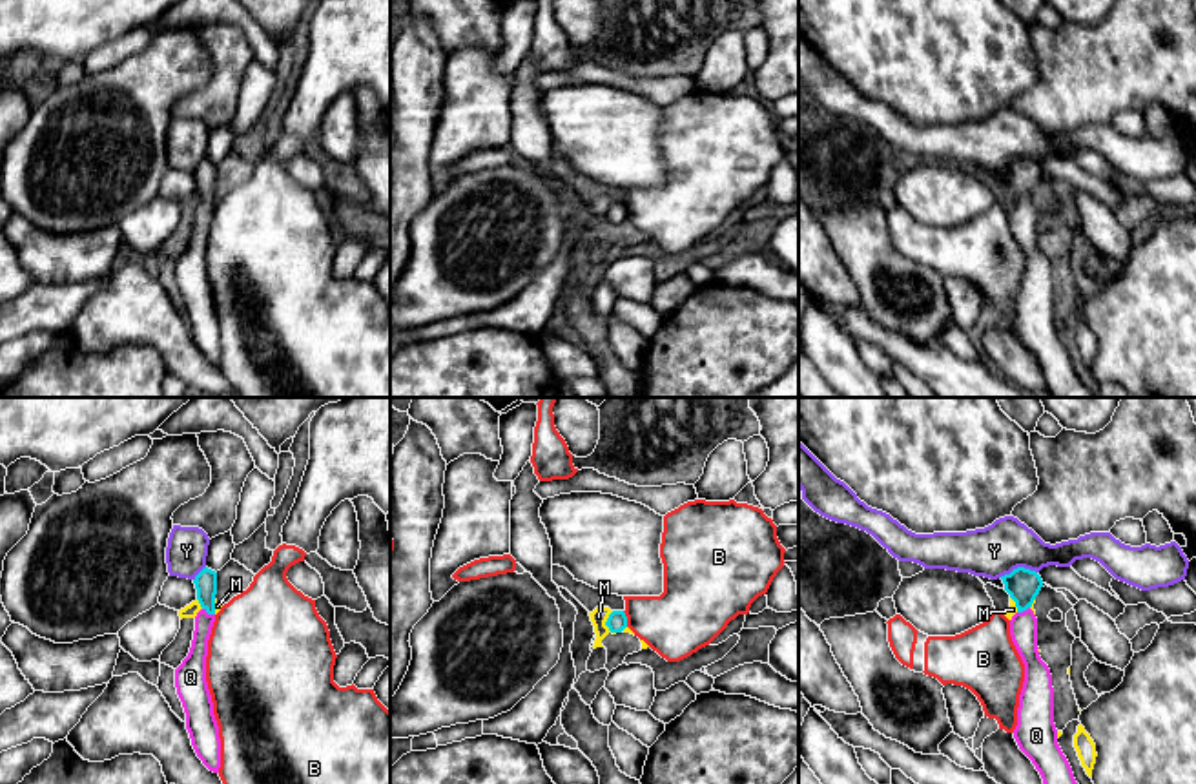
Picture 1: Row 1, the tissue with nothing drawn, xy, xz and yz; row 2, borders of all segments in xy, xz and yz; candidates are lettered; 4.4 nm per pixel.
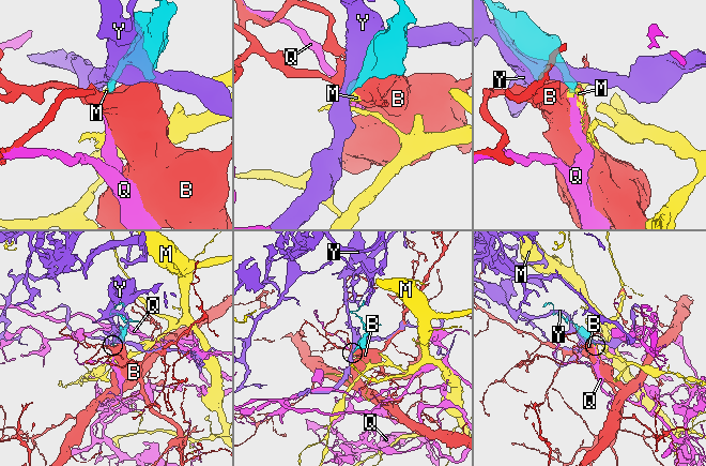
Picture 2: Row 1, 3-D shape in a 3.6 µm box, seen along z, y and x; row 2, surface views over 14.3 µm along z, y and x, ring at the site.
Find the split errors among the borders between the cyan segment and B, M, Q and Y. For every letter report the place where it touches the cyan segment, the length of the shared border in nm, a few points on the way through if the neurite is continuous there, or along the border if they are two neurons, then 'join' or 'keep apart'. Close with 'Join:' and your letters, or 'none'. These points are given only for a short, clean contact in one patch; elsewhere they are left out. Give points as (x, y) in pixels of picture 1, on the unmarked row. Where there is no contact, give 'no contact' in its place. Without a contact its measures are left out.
B: xz (626, 210) | 80 nm | keep apart
M: xz (606, 216) | 110 nm | along xz (613, 203), (606, 217), (615, 225) | keep apart
Q: xy (208, 205) | 70 nm | across xy (205, 174), (208, 205), (194, 257) | join
Y: yz (1018, 159) | 170 nm | keep apart
Join: Q

